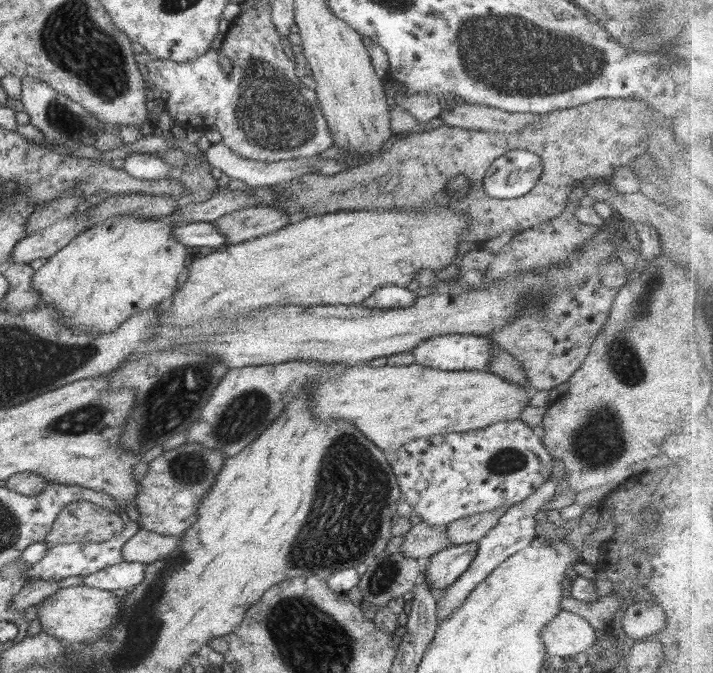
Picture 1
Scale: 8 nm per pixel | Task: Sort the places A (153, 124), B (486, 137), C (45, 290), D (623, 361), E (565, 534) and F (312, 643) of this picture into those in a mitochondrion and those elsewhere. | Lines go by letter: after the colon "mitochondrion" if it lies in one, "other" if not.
A: other
B: other
C: other
D: mitochondrion
E: other
F: mitochondrion

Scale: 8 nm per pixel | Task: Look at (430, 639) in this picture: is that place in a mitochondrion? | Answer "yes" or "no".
no

